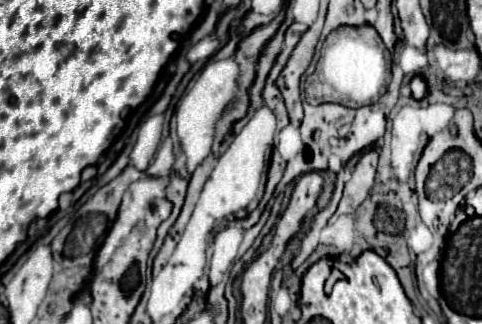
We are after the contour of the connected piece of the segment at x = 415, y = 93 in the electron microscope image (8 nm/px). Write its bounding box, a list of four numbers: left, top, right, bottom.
[410,76,428,100]

